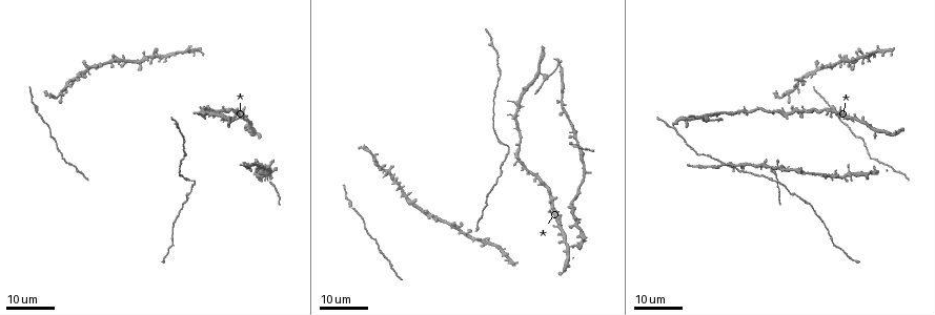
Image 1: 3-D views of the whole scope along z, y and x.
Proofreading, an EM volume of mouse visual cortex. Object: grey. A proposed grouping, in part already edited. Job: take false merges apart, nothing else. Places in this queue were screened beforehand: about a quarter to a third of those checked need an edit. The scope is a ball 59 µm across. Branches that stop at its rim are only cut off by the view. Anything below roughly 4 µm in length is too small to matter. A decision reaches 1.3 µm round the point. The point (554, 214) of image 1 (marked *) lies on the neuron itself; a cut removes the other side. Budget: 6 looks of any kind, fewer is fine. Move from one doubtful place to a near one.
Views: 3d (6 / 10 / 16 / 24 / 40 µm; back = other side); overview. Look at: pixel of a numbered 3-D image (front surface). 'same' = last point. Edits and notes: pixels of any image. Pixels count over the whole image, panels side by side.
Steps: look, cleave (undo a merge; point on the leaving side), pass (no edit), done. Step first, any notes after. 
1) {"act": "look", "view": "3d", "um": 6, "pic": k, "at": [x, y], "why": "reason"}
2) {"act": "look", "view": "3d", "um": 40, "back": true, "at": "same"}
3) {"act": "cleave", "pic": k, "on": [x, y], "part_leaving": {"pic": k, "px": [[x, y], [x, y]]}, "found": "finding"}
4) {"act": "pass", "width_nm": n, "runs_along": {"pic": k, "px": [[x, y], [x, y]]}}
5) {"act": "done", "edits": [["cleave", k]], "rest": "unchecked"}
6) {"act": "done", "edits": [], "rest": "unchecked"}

{"act": "look", "view": "3d", "um": 16, "pic": 1, "at": [856, 116], "why": "four or more arms meet"}

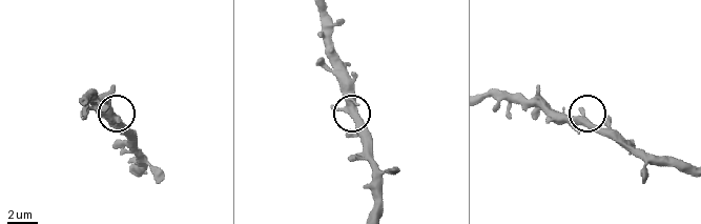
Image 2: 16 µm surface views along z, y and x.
{"act": "look", "view": "3d", "um": 10, "pic": 2, "at": [348, 113], "why": "zoom in"}

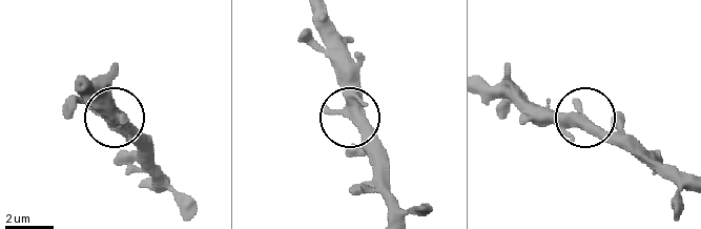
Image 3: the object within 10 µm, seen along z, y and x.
{"act": "pass", "width_nm": 380, "runs_along": {"pic": 3, "px": [[330, 54], [350, 118], [382, 152]]}, "found": "all the same neuron"}

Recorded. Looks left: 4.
{"act": "look", "view": "3d", "um": 16, "pic": 1, "at": [538, 71], "why": "three arms meet"}

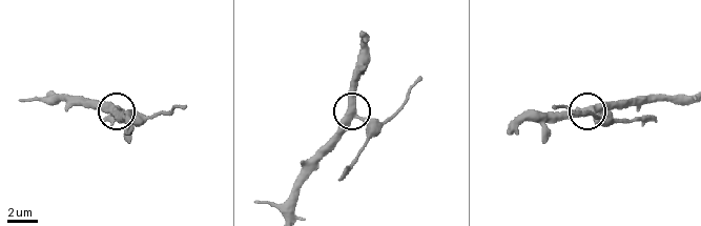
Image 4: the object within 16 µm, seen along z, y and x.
{"act": "look", "view": "3d", "um": 6, "pic": 4, "at": [356, 115], "why": "zoom in"}

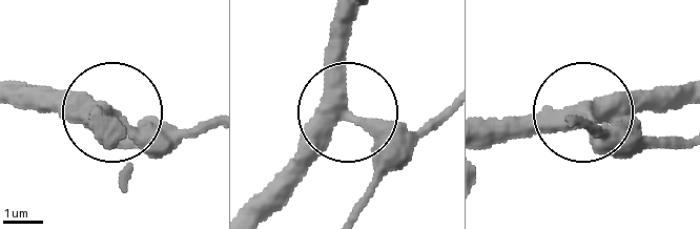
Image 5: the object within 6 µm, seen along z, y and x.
{"act": "cleave", "pic": 5, "on": [190, 132], "arms": 3, "part_leaving": {"pic": 5, "px": [[130, 124], [158, 134], [208, 128]]}, "found": "two neurons meet here"}

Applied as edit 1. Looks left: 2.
{"act": "done", "edits": [["cleave", 5]], "rest": "unchecked"}

